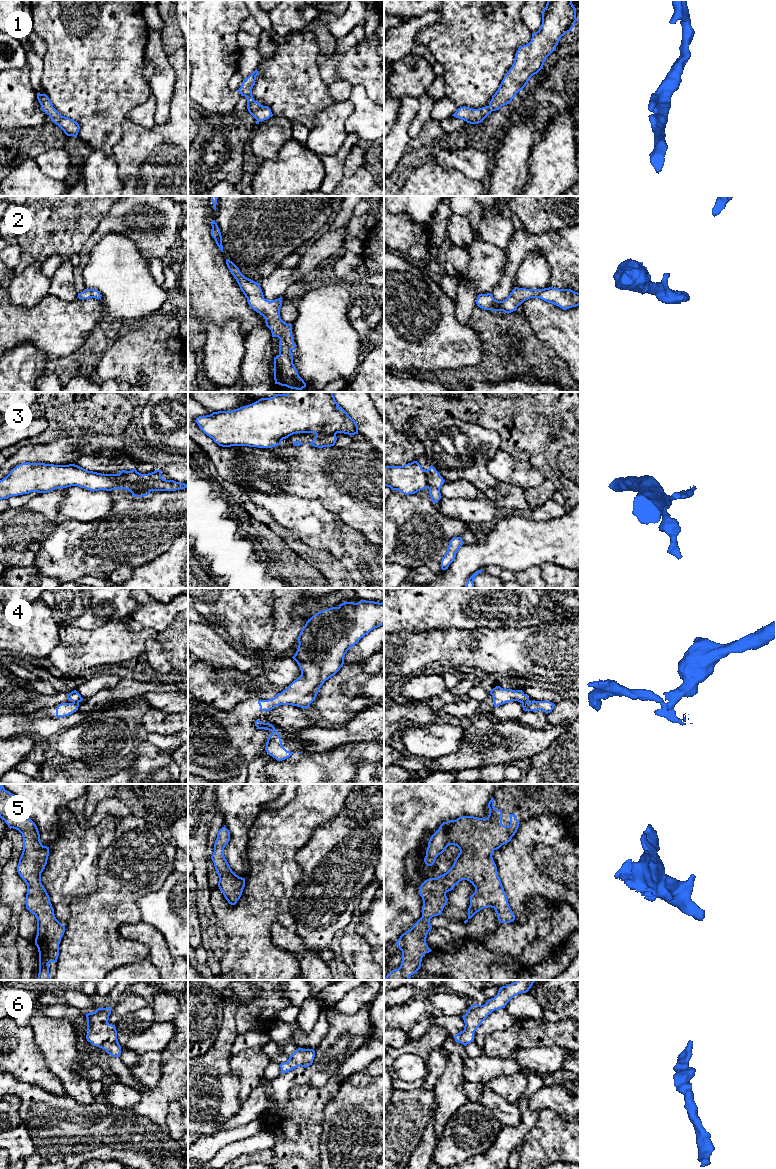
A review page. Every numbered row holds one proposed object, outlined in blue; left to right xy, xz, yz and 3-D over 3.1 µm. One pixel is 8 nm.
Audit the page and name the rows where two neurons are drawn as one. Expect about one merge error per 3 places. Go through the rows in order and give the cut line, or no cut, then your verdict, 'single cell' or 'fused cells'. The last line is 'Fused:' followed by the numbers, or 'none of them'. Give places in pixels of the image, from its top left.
1: no cut | single cell
2: no cut | single cell
3: xy (129, 490), (143, 489), (149, 492) | fused cells
4: xy (73, 701), (78, 703) | fused cells
5: no cut | single cell
6: no cut | single cell
Fused: 3, 4

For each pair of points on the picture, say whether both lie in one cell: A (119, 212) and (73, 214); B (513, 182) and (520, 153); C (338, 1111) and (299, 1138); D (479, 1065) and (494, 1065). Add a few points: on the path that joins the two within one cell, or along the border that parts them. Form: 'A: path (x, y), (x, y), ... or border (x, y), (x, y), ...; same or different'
A: border (111, 206), (92, 232); different
B: path (513, 175), (513, 160); same
C: border (331, 1100), (324, 1108), (322, 1133), (318, 1145); different
D: path (483, 1065), (490, 1065); same

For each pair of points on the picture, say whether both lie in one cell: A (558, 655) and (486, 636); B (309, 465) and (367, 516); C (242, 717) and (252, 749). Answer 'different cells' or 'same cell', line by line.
A: same cell
B: same cell
C: same cell

